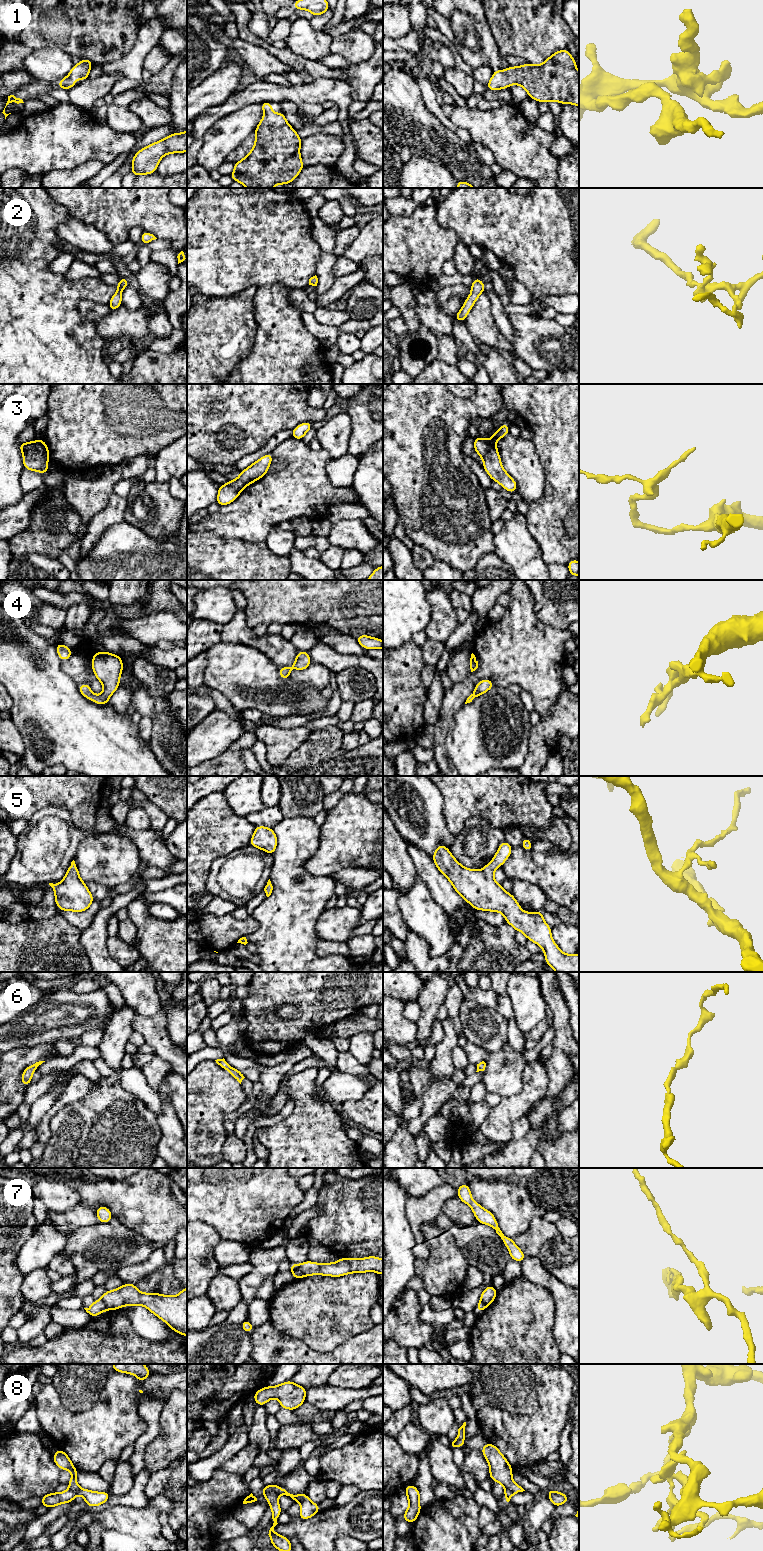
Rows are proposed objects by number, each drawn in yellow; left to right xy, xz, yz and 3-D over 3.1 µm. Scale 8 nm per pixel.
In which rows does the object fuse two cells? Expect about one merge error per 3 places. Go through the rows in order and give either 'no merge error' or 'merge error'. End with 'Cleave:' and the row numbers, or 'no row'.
1: no merge error
2: no merge error
3: merge error
4: no merge error
5: no merge error
6: no merge error
7: merge error
8: merge error
Cleave: 3, 7, 8

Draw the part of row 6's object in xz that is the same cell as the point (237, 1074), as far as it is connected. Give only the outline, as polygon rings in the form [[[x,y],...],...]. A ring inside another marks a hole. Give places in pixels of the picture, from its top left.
[[[224,1058],[217,1059],[215,1061],[221,1068],[227,1070],[241,1084],[242,1080],[245,1078],[241,1071],[231,1067]]]

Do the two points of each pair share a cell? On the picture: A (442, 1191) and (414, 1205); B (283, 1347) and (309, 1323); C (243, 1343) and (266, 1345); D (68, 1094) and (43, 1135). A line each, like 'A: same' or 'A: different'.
A: same
B: different
C: different
D: same

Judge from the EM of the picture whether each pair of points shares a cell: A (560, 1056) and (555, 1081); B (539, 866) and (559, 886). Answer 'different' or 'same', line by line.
A: same
B: same

